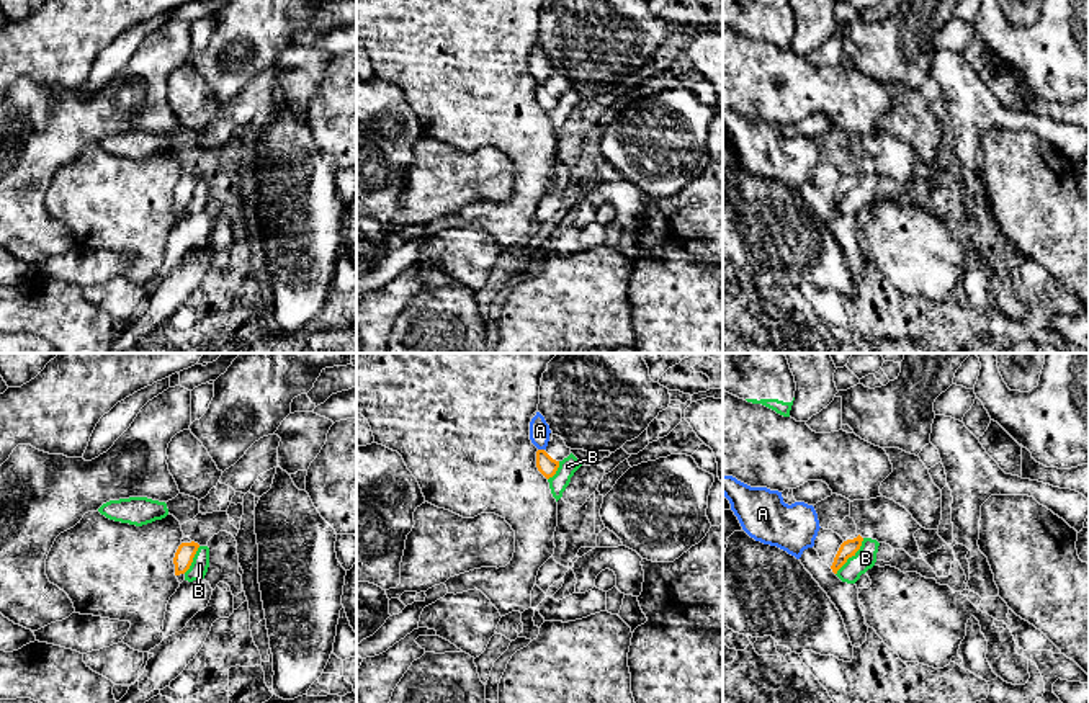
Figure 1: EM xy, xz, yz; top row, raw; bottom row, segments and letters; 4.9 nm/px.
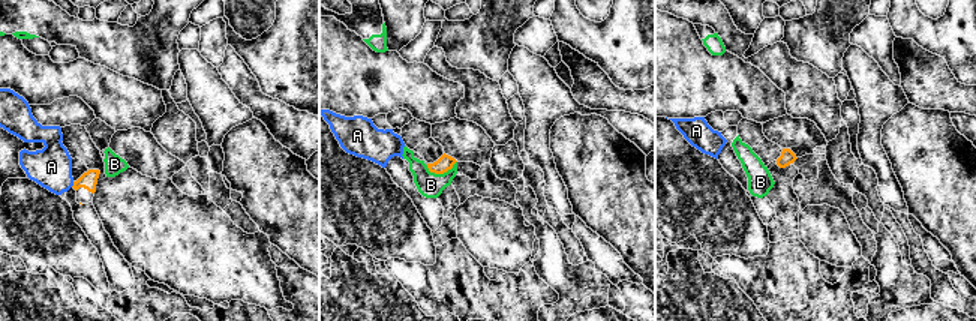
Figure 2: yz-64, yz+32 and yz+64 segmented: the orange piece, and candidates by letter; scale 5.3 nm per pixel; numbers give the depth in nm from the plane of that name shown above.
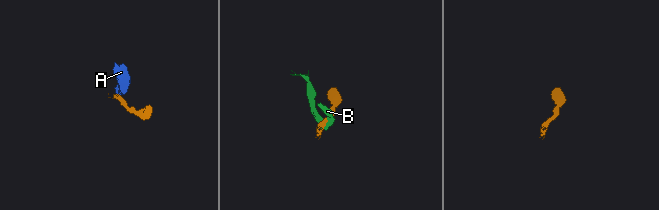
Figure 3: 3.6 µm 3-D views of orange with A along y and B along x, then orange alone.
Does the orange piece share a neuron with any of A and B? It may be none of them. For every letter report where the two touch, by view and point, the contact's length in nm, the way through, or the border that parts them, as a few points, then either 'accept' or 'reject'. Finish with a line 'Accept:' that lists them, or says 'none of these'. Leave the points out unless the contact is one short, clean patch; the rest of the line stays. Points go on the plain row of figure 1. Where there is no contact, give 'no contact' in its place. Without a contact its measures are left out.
A: xz (542, 84) | 30 nm | along xz (538, 82), (543, 84) | reject
B: yz (851, 190) | 240 nm | along yz (864, 172), (862, 179), (836, 208) | reject
Accept: none of these

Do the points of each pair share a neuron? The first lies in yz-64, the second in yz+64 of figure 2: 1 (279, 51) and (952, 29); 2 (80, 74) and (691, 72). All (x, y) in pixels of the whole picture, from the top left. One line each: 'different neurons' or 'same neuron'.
1: same neuron
2: same neuron

